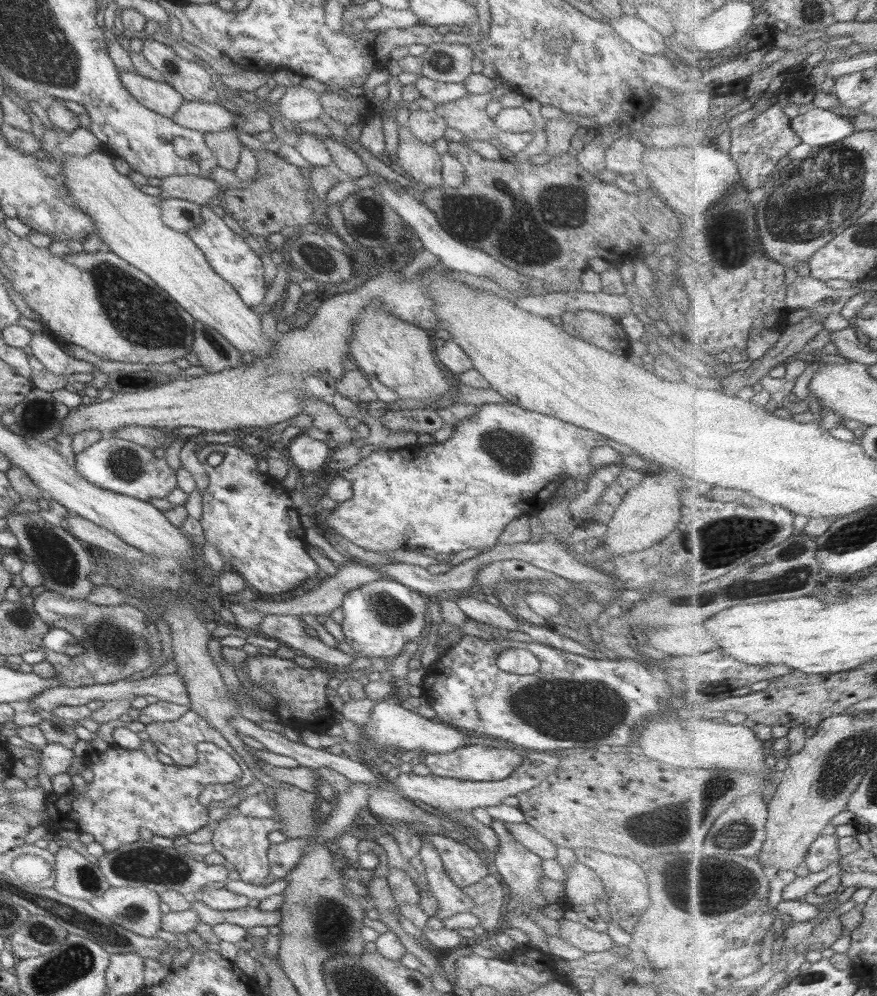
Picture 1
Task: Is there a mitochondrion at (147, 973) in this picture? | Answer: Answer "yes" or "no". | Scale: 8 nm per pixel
no

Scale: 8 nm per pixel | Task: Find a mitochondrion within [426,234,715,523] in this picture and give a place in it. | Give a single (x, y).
(507, 452)

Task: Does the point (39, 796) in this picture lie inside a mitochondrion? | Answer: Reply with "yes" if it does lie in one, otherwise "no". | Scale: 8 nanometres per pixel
no

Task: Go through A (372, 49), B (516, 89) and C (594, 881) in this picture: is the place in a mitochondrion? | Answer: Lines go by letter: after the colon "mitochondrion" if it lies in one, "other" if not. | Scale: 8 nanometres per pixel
A: other
B: other
C: other

